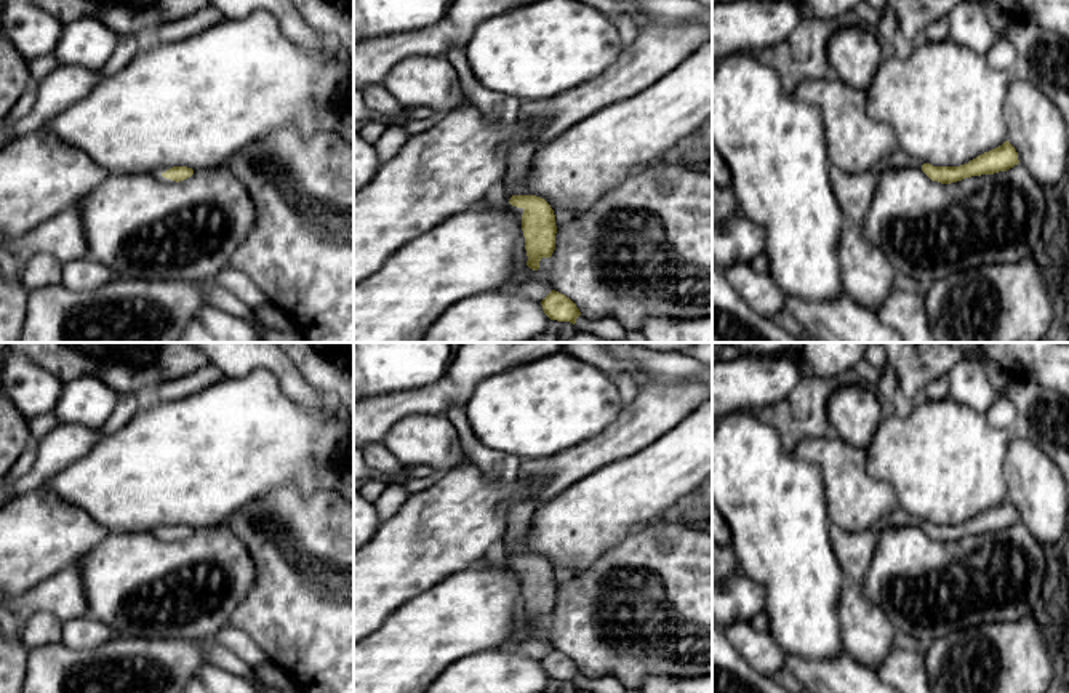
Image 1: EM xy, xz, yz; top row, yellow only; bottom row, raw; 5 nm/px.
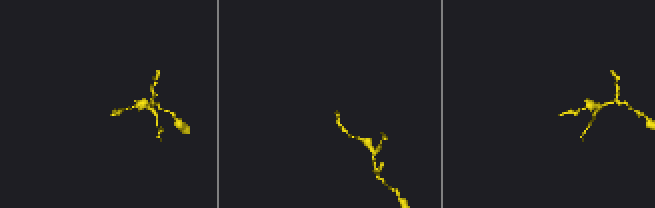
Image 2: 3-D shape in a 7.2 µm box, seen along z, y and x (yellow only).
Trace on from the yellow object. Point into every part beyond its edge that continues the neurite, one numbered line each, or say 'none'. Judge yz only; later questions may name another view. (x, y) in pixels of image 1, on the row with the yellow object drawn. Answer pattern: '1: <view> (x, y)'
1: yz (898, 159)

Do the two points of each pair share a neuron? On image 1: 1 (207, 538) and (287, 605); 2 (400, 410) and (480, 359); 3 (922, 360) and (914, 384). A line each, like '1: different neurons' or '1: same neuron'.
1: different neurons
2: same neuron
3: same neuron

